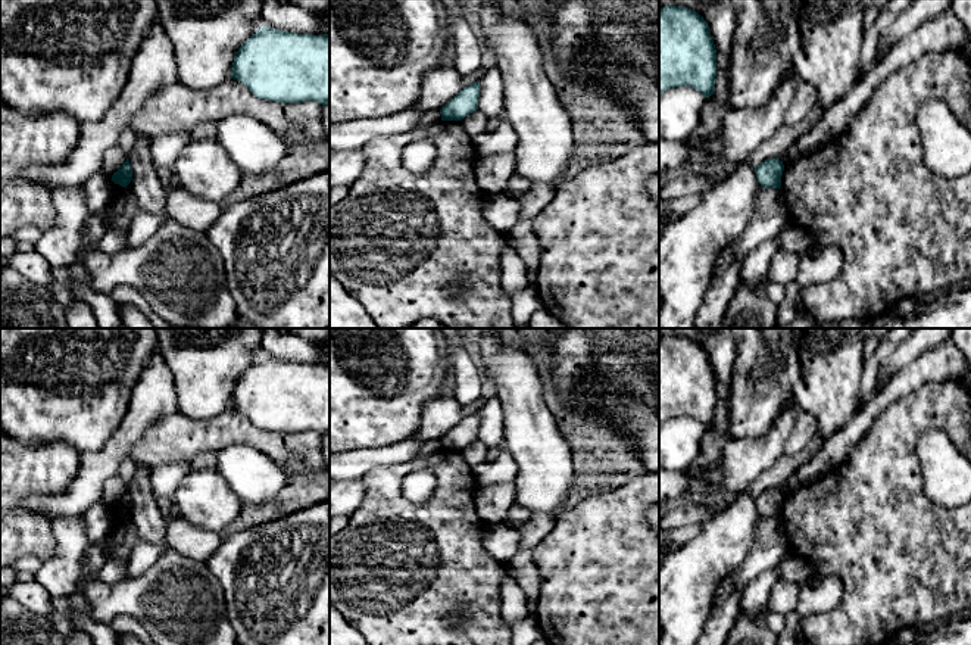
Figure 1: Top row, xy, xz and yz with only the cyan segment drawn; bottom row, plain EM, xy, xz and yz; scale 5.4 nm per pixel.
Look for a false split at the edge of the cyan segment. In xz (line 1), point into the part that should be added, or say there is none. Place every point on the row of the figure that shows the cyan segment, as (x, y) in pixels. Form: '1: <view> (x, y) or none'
1: none

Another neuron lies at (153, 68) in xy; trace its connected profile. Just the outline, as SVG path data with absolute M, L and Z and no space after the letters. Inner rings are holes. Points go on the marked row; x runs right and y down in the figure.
M156 22L132 57L131 72L115 105L96 122L84 122L72 153L59 165L31 165L24 177L50 187L82 186L103 171L103 156L119 141L121 133L149 99L178 84L174 44Z

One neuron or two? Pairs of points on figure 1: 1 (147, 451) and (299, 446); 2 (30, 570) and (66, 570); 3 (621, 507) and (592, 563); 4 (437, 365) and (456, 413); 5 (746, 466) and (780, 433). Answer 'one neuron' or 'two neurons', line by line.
1: one neuron
2: two neurons
3: one neuron
4: two neurons
5: one neuron

